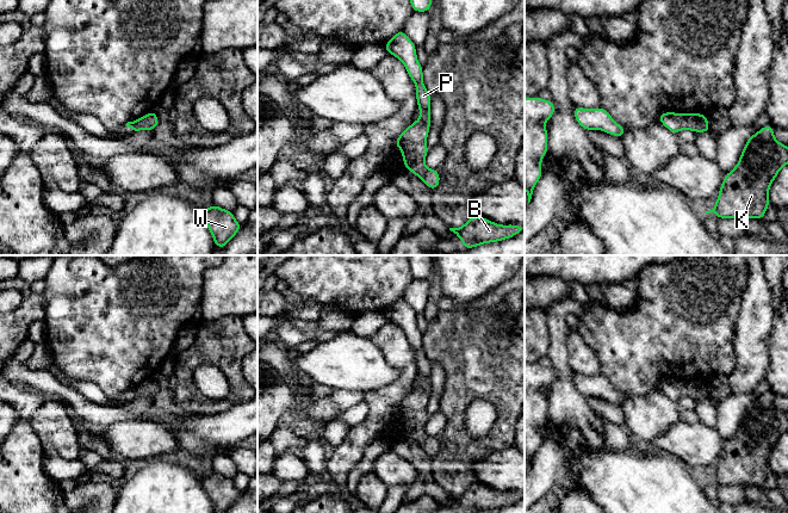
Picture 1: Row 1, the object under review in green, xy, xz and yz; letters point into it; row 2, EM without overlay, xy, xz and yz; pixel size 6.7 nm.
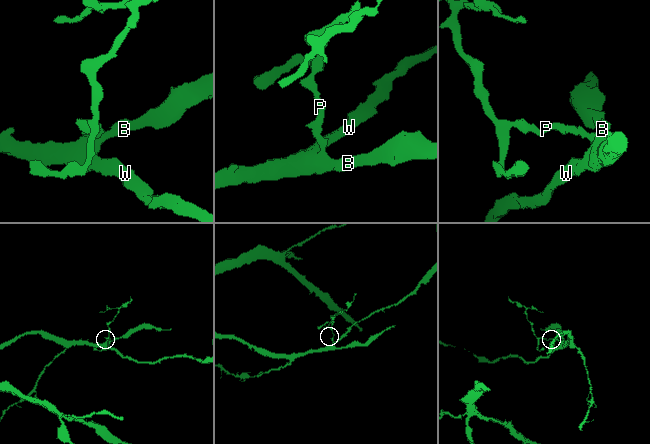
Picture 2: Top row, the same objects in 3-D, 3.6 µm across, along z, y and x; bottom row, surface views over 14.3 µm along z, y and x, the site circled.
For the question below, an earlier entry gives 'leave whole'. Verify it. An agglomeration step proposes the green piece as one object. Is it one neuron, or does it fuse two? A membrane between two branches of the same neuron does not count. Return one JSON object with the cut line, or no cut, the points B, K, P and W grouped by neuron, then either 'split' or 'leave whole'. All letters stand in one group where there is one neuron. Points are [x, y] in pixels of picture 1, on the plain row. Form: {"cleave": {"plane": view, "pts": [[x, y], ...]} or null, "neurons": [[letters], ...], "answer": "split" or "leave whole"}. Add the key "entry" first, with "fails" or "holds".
{"entry": "holds", "cleave": null, "neurons": [["B", "K", "P", "W"]], "answer": "leave whole"}

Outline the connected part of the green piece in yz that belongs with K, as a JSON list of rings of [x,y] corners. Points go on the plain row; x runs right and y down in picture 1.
[[[771,391],[761,395],[747,406],[737,433],[724,444],[714,475],[706,481],[714,480],[718,486],[753,484],[762,488],[770,472],[768,463],[770,452],[786,432],[788,414],[775,407]]]

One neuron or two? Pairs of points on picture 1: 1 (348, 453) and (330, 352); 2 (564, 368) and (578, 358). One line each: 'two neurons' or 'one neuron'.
1: two neurons
2: two neurons

